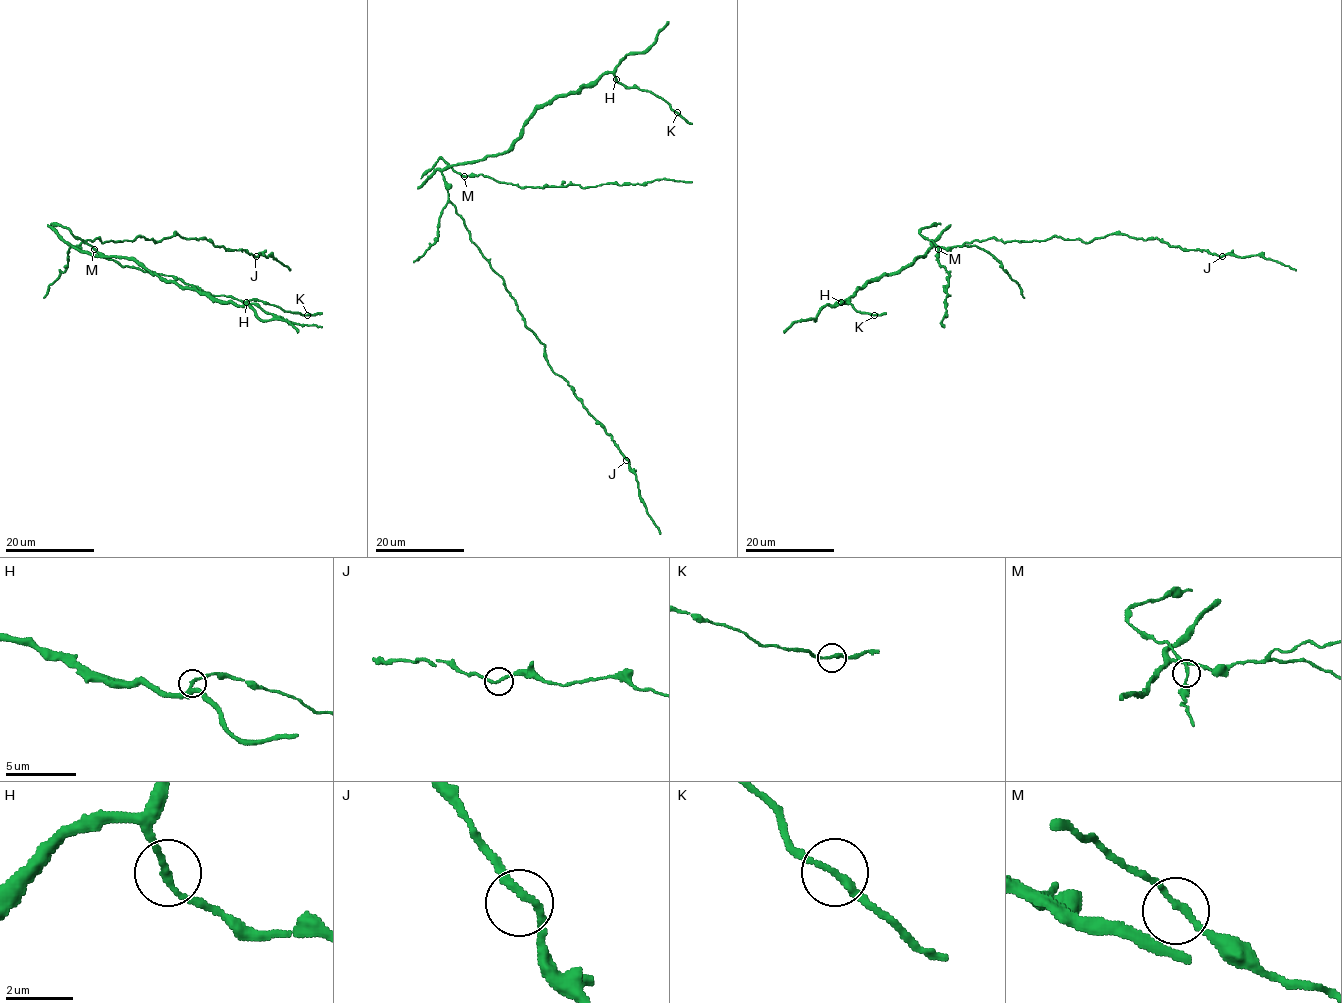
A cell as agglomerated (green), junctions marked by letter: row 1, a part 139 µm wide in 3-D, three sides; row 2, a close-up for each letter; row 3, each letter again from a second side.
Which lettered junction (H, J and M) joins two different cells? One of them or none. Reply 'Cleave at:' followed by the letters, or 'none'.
Cleave at: none

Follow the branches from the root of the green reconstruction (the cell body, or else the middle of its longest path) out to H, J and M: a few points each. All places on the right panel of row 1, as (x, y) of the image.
H: (975, 239), (948, 248), (933, 246), (898, 272), (869, 281), (847, 301), (834, 305), (841, 302)
J: (975, 239), (1005, 243), (1060, 236), (1089, 243), (1109, 234), (1125, 234), (1222, 256)
M: (975, 239), (961, 246), (938, 247), (932, 243), (945, 227), (940, 224), (922, 227), (920, 233), (938, 249)

